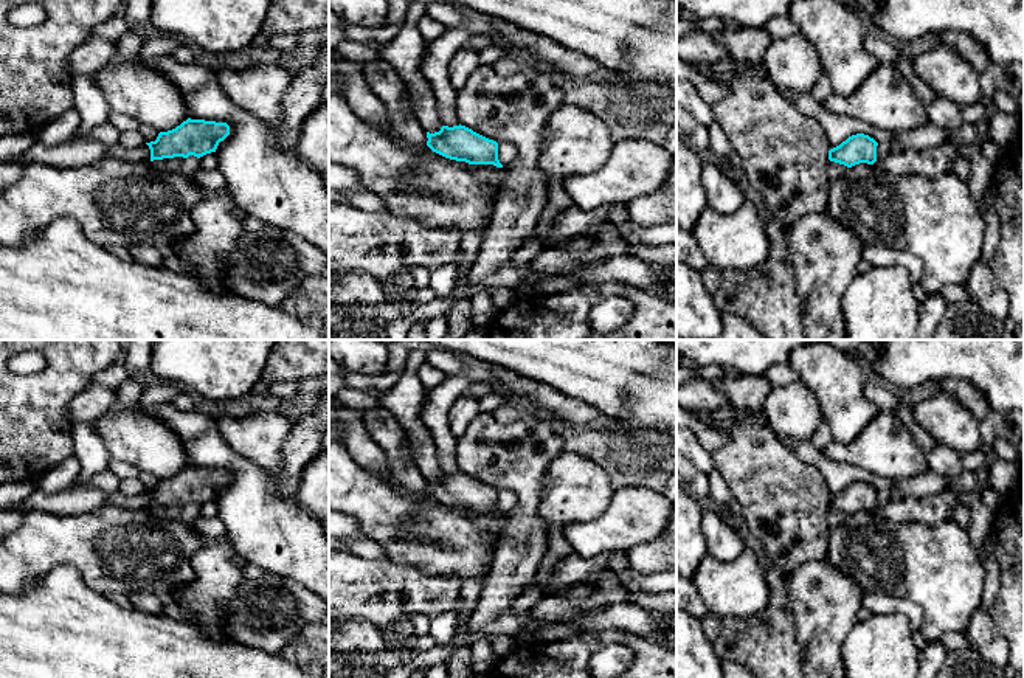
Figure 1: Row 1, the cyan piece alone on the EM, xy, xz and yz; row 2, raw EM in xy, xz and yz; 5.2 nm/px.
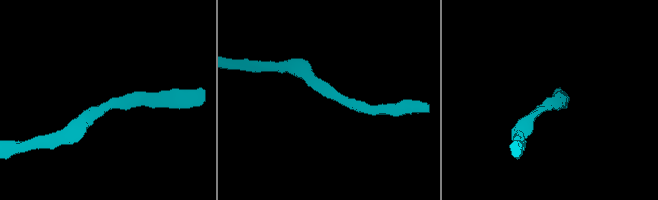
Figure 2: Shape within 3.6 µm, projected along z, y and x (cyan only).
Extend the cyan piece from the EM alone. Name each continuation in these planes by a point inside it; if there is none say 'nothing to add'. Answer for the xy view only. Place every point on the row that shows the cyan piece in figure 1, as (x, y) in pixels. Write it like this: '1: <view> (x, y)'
nothing to add

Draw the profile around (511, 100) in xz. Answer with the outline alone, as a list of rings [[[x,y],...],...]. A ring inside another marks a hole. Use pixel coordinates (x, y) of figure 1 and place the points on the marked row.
[[[510,51],[495,62],[478,65],[458,90],[456,116],[461,126],[498,144],[518,147],[518,158],[507,166],[506,188],[496,199],[492,222],[467,276],[469,285],[479,285],[509,264],[546,211],[543,182],[548,174],[537,161],[543,129],[563,98],[565,90],[552,82],[551,71],[526,51]]]

